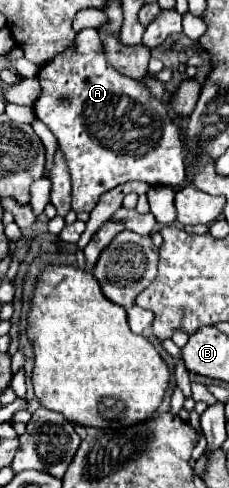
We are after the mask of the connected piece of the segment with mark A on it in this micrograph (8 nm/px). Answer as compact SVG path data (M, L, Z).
M97 29L79 31L75 45L71 45L65 53L57 55L53 61L43 65L43 69L39 71L39 83L41 83L41 95L35 101L33 111L35 117L53 131L53 135L59 141L61 153L65 153L65 161L71 175L75 213L79 211L91 213L103 193L127 181L143 181L155 187L155 185L179 185L185 179L181 137L177 123L169 117L167 105L163 105L157 99L137 99L137 95L133 99L131 79L119 75L107 63L105 47Z

